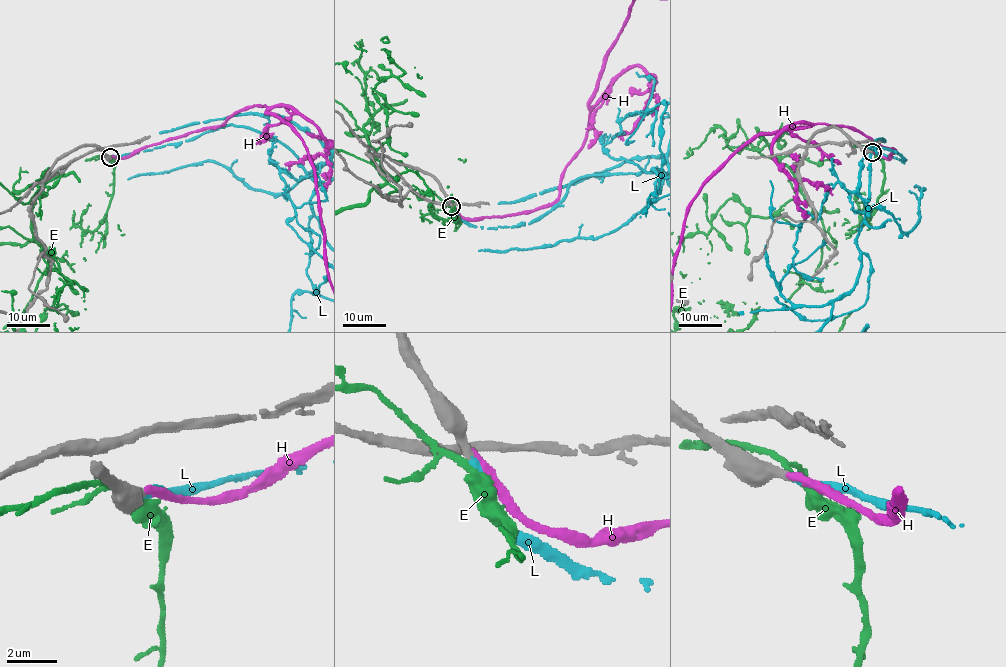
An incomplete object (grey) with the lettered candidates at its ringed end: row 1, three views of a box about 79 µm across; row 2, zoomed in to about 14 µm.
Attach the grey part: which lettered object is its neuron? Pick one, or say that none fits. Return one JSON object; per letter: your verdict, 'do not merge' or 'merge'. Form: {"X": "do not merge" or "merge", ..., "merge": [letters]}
{"E": "do not merge", "H": "do not merge", "L": "merge", "merge": ["L"]}

